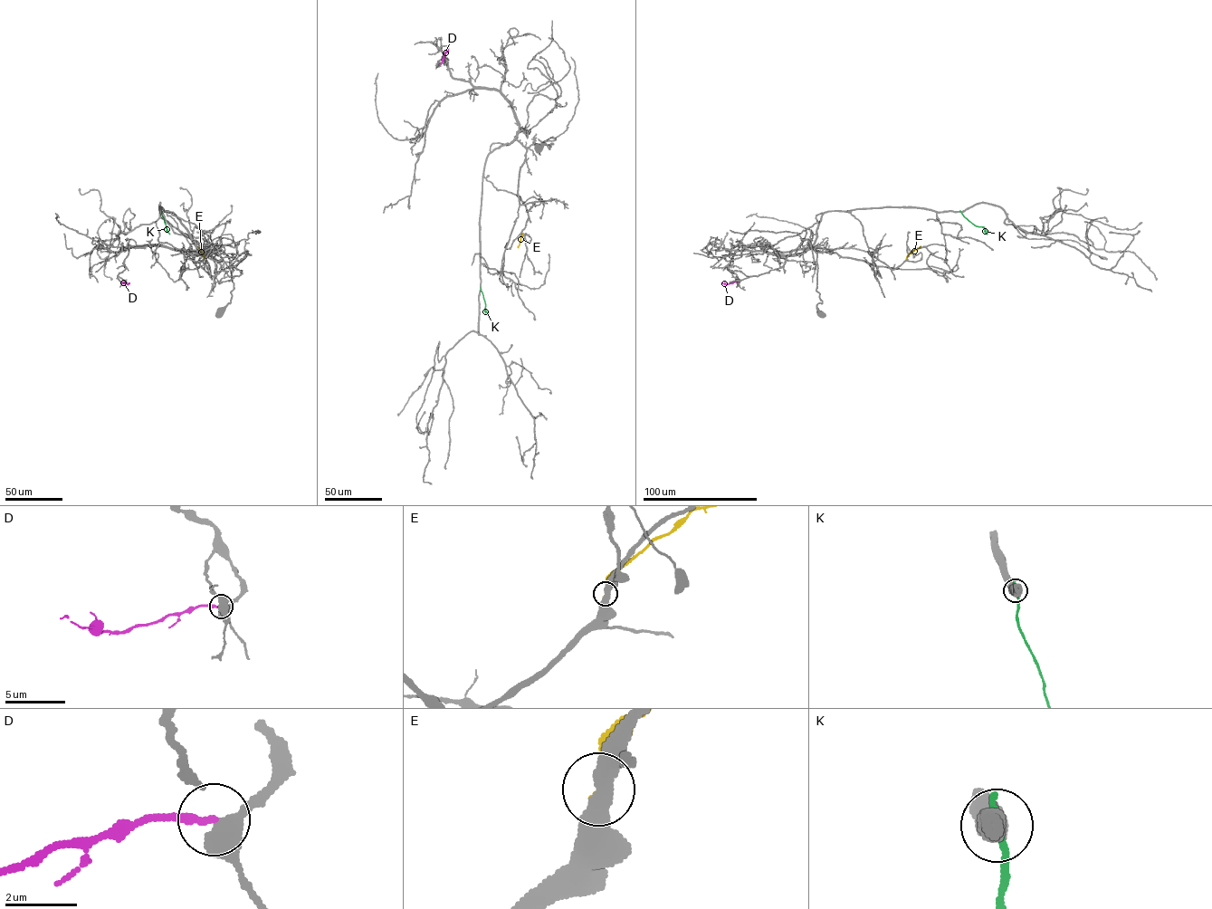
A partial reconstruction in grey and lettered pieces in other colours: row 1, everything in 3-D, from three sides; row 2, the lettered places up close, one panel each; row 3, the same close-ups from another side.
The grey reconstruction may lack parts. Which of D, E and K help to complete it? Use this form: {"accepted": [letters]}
{"accepted": ["D"]}

